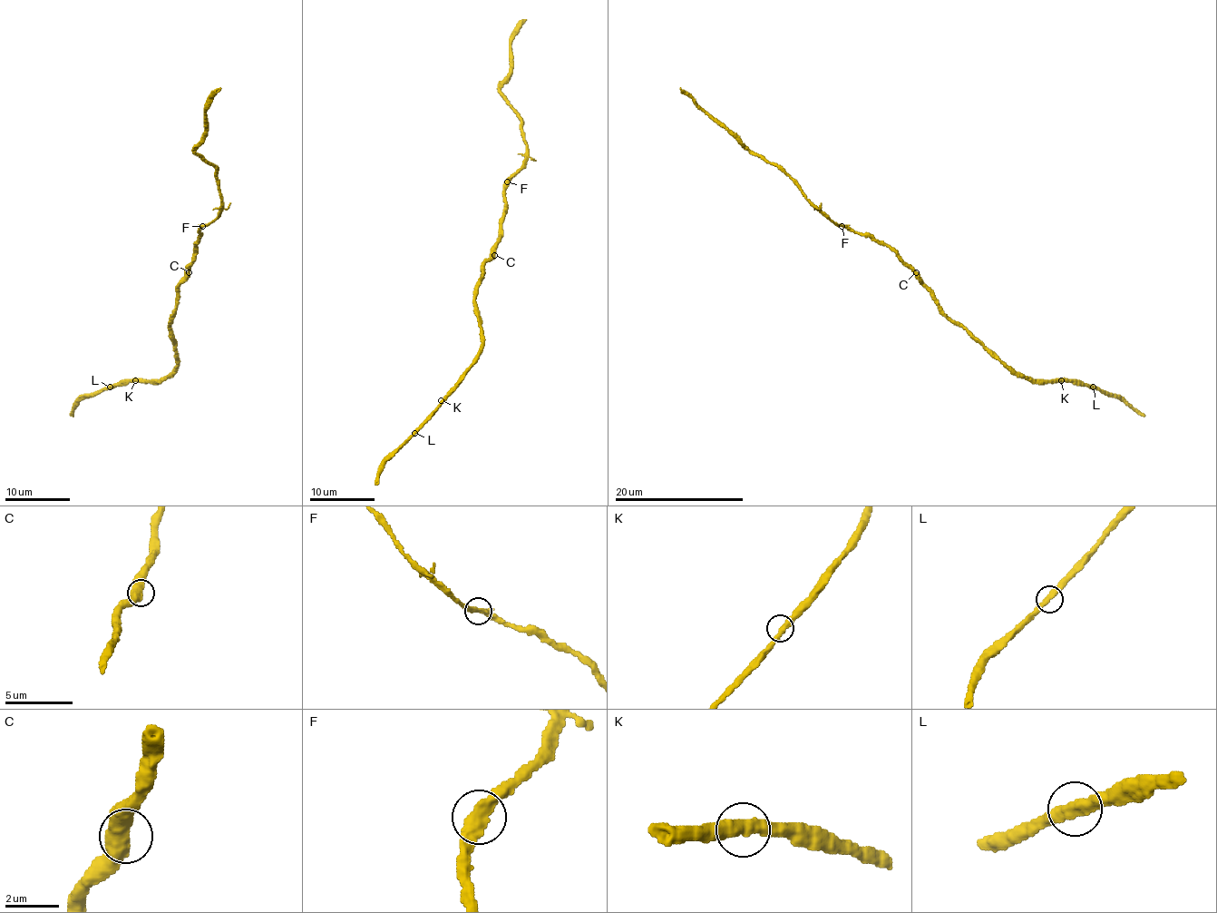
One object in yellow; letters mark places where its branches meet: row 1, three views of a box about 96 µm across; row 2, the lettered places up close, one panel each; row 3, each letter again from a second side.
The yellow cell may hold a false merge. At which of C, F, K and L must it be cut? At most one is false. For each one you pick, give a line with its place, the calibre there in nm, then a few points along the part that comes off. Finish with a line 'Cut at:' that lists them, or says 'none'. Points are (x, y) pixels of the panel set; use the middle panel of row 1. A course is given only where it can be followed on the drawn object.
Cut at: none

